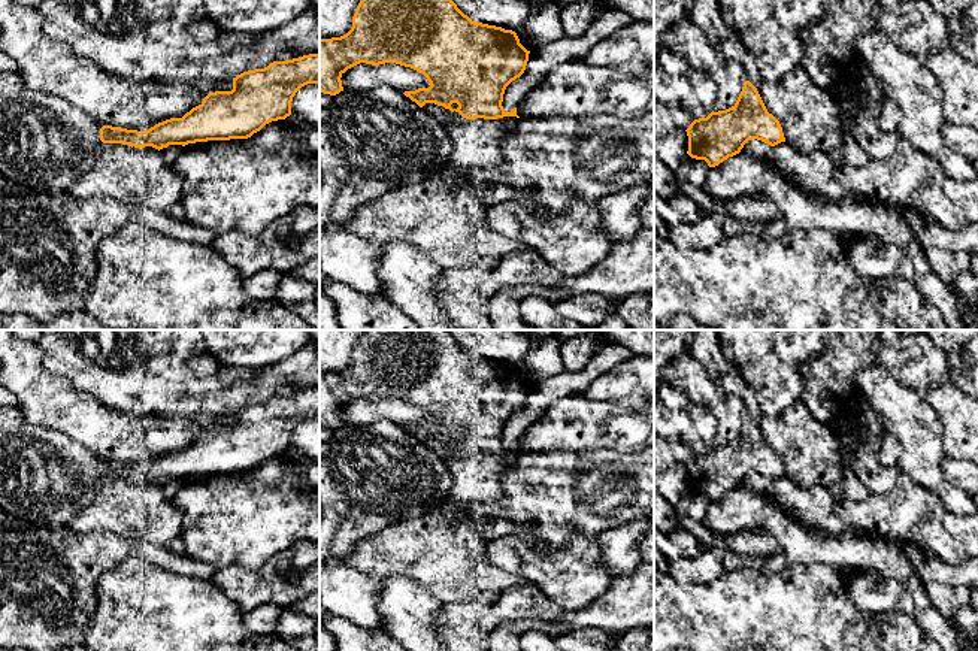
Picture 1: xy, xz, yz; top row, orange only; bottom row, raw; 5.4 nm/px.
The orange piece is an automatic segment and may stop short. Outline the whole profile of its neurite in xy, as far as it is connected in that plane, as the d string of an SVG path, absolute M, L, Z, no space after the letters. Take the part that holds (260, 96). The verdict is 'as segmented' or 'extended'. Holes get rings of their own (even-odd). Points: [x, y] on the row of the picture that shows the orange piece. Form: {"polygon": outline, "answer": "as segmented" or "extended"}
{"polygon": "M320 54L243 72L233 78L231 91L209 93L182 118L166 119L146 131L103 125L99 137L103 143L158 151L169 145L248 139L266 124L290 116L293 97L308 84L320 84Z", "answer": "as segmented"}

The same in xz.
{"polygon": "M361 0L346 34L320 39L320 91L330 96L343 91L342 75L360 63L372 66L396 63L423 73L430 82L429 88L403 93L420 108L426 103L435 103L451 112L458 112L466 119L520 118L517 108L506 112L502 102L506 87L524 73L529 54L530 51L520 43L515 31L475 22L452 0Z", "answer": "as segmented"}

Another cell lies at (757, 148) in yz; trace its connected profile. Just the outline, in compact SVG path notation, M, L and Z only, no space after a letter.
M748 140L741 152L757 158L772 157L778 170L799 190L808 194L821 194L832 202L841 202L851 191L835 179L835 164L823 151L803 154L781 142L770 146L761 140Z

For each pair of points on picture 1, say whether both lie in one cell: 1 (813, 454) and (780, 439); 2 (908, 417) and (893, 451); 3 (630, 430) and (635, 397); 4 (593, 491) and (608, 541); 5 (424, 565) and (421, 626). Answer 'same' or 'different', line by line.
1: same
2: different
3: different
4: different
5: different

